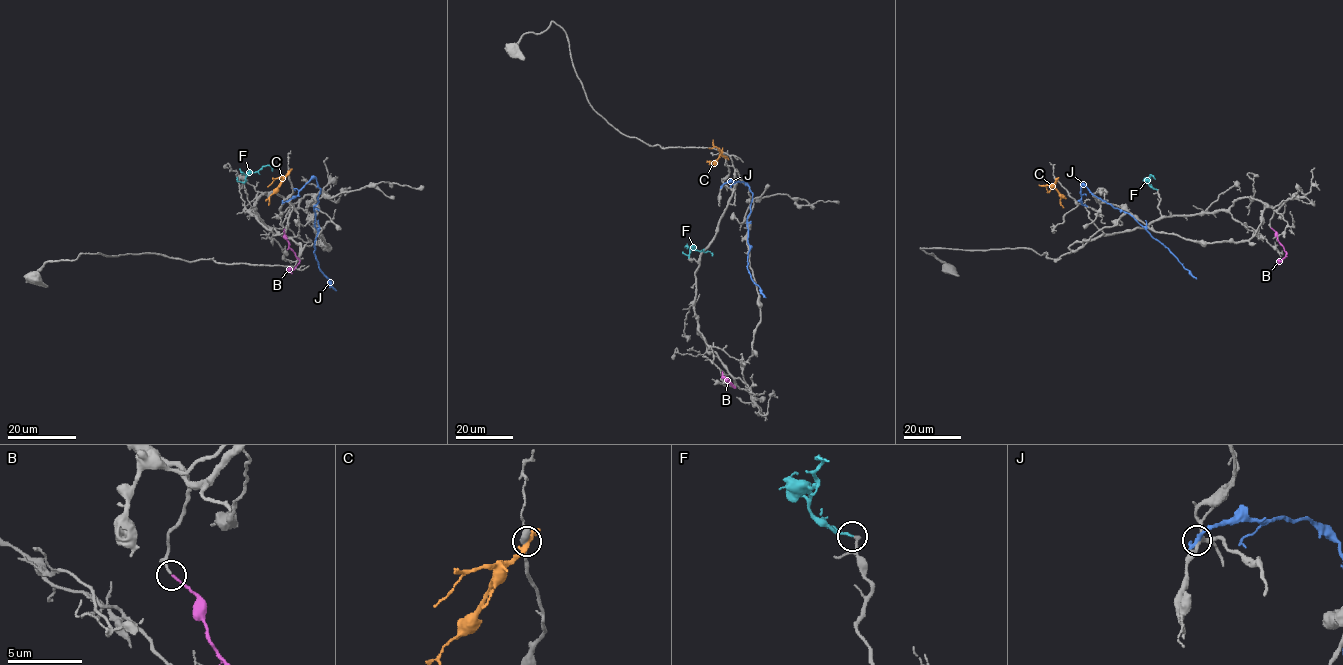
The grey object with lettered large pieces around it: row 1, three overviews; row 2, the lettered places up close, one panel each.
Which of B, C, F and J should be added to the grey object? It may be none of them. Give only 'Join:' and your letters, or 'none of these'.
Join: B, F

